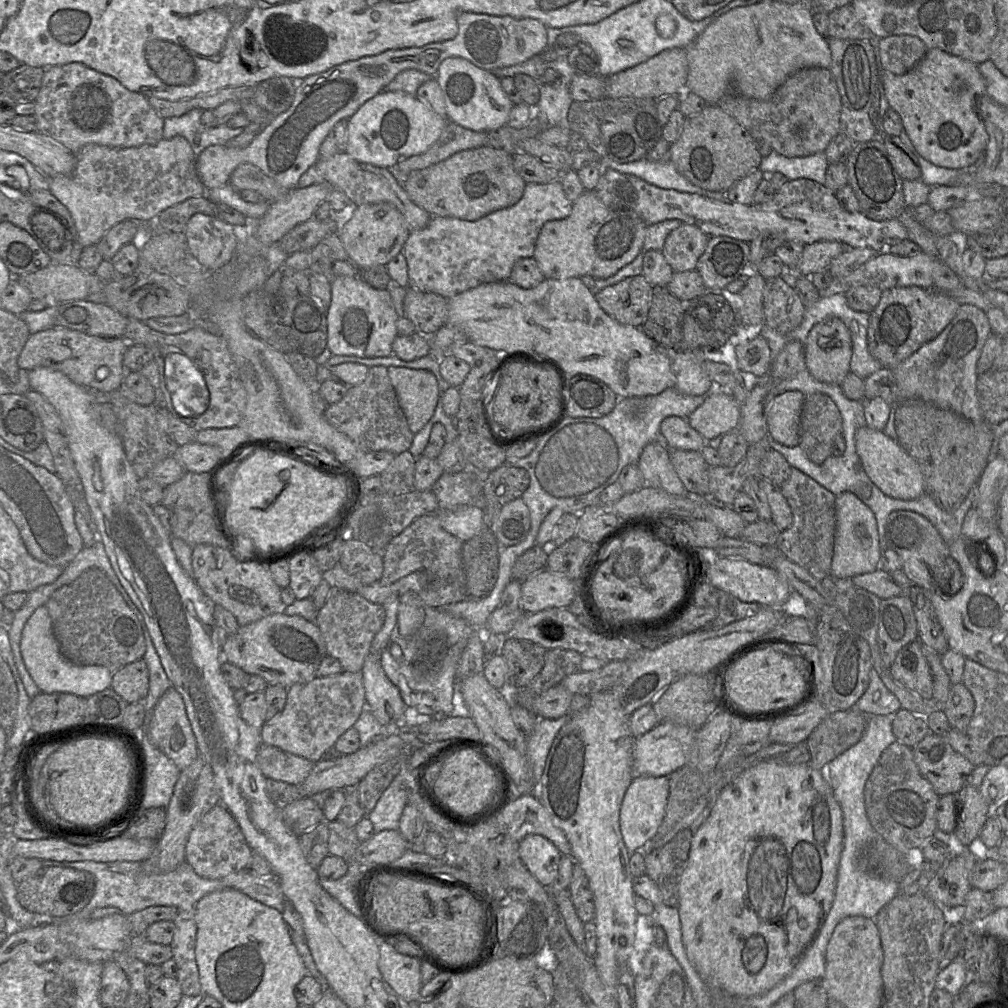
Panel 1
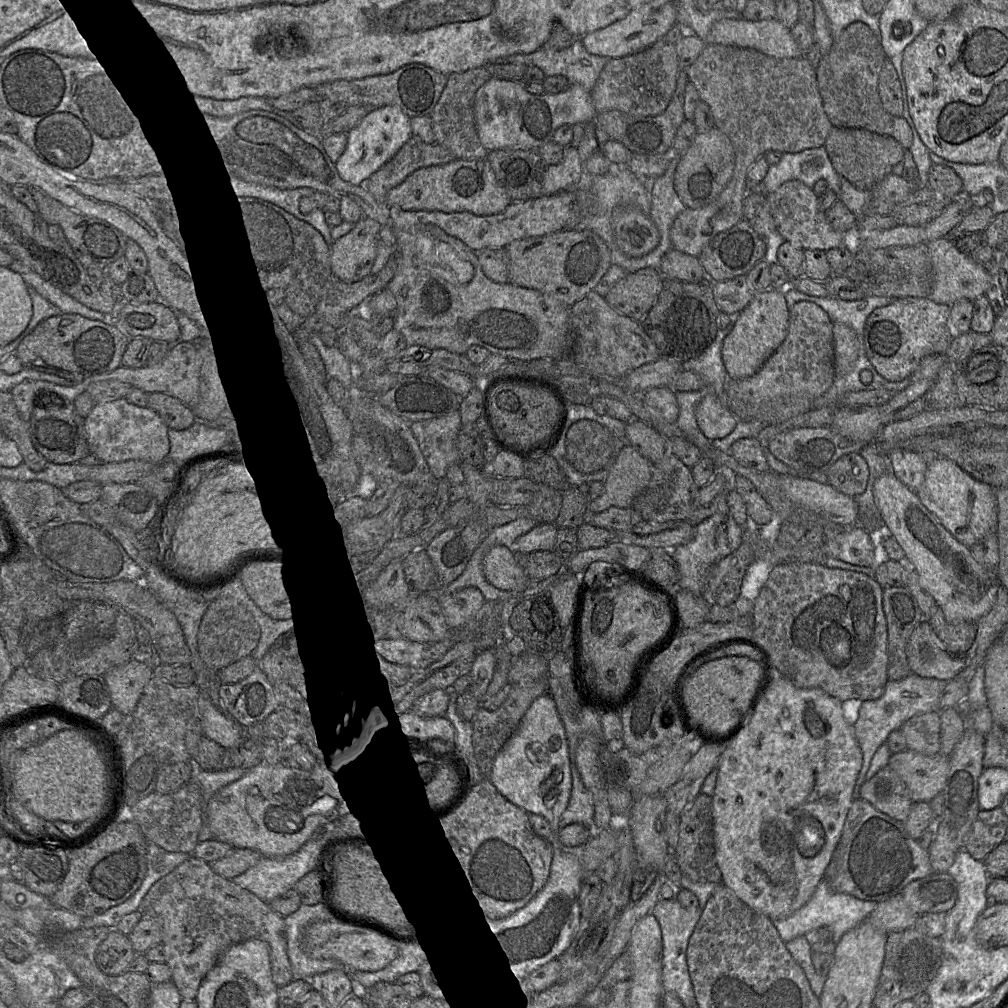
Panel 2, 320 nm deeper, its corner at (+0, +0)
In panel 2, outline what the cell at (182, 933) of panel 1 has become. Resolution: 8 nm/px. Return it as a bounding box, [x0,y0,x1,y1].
[138,856,294,1001]

